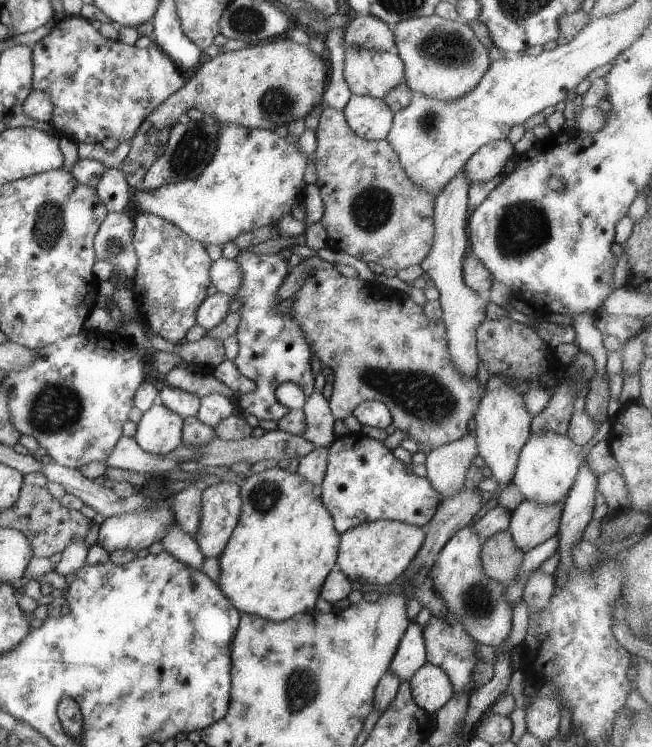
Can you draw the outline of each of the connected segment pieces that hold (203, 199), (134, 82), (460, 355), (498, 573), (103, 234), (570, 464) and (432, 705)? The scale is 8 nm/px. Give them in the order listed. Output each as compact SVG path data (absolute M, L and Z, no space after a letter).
M225 123L225 126L219 128L215 152L199 176L189 181L167 183L149 192L132 190L132 201L139 212L157 215L172 222L193 240L205 246L223 245L255 228L274 227L284 215L290 215L291 206L301 202L303 188L307 186L303 180L307 162L309 162L307 156L303 156L303 152L297 150L295 142L289 143L285 138L277 136L274 131L249 129Z
M70 15L63 18L59 22L56 22L51 28L49 34L45 34L41 40L35 42L32 52L31 52L31 62L32 62L32 82L30 86L33 90L43 90L47 92L51 104L53 104L53 112L51 112L51 118L49 118L49 123L57 132L59 132L59 137L65 137L69 140L75 140L75 144L95 144L95 142L101 142L104 138L115 138L117 142L129 142L133 138L133 134L137 130L137 127L143 120L145 116L149 116L149 113L160 103L163 102L171 93L175 90L179 90L185 84L185 80L181 78L181 75L177 68L173 66L173 62L167 58L167 55L163 54L159 50L159 46L151 42L145 48L137 48L135 45L127 45L121 43L119 40L110 40L101 36L97 29L91 27L91 22L82 18L80 15Z
M459 170L451 180L445 184L445 188L435 196L433 209L433 244L427 252L427 256L419 262L419 268L423 276L428 278L438 290L438 301L441 304L440 320L445 326L447 336L447 352L451 366L460 376L476 376L478 356L476 352L476 328L486 319L485 306L487 301L479 298L463 282L462 262L468 253L467 226L468 226L468 187L470 181L465 176L464 170Z
M509 529L495 532L481 541L481 566L483 572L503 586L510 585L519 572L523 553L513 542Z
M107 213L93 238L95 260L105 260L123 277L131 278L137 266L137 254L131 244L133 222L120 213Z
M533 432L529 434L527 442L519 451L511 482L523 499L531 500L535 504L555 504L571 488L581 460L583 460L581 446L569 440L567 434Z
M433 664L421 666L408 681L414 704L429 716L437 712L453 692L447 674Z

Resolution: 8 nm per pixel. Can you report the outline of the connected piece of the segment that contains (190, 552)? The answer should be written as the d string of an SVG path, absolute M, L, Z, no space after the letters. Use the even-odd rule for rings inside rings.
M173 522L173 526L160 542L167 554L171 554L173 558L177 558L195 570L201 570L204 556L199 552L199 547L193 537L181 532L176 522Z

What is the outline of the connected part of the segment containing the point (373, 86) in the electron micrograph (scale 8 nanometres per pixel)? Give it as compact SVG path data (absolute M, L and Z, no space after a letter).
M341 44L343 80L351 95L381 100L404 79L403 62L395 51L377 52L361 46Z

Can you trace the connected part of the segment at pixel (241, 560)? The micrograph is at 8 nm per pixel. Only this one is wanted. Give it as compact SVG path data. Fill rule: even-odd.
M276 466L253 473L244 478L239 486L240 515L223 552L217 558L219 579L216 585L240 613L275 622L283 622L293 614L310 613L320 596L325 577L331 569L336 568L335 556L340 535L335 532L331 516L320 498L315 496L313 484L309 484L297 472L288 472Z

